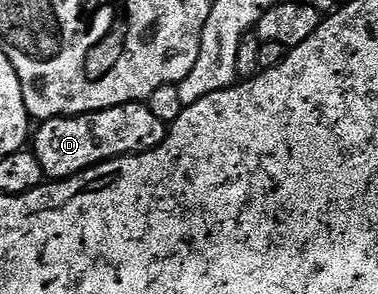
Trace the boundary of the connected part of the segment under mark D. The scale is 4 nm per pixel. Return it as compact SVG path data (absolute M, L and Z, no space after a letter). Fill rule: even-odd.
M146 102L126 103L100 111L86 111L84 115L65 115L44 119L34 128L33 150L48 180L67 179L106 159L135 155L159 147L167 136L168 124L157 121L149 113Z

